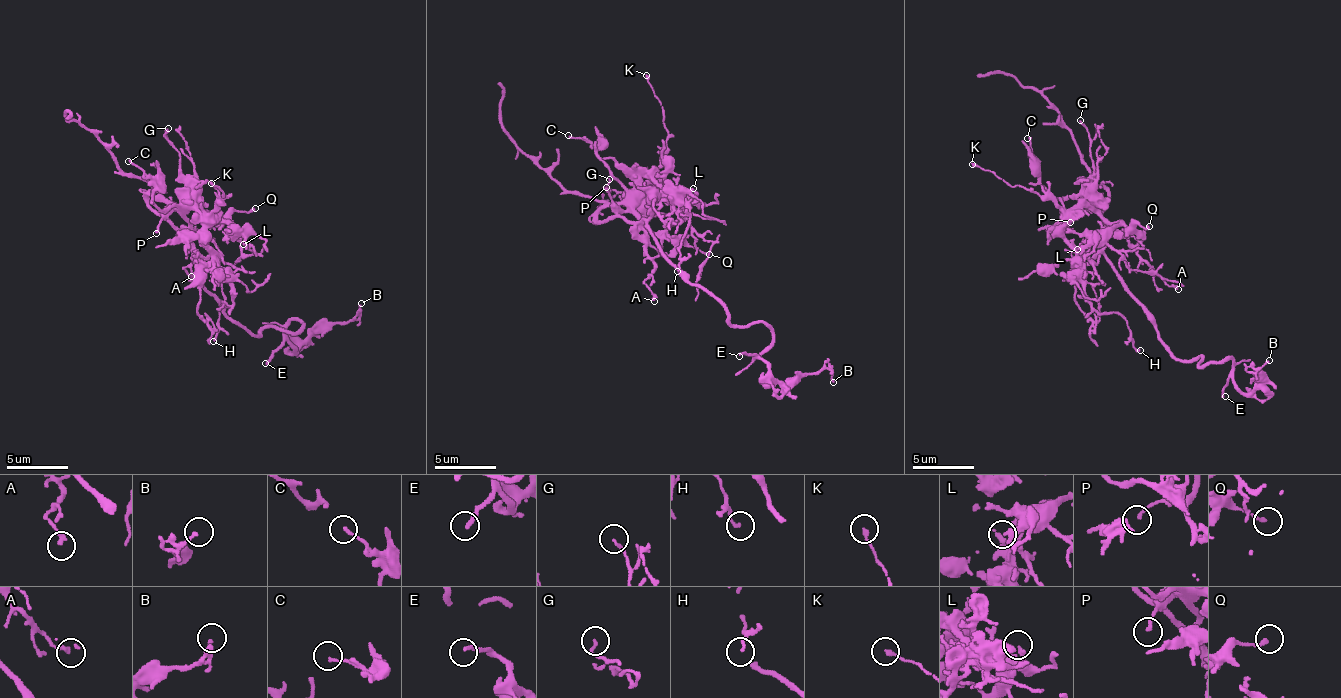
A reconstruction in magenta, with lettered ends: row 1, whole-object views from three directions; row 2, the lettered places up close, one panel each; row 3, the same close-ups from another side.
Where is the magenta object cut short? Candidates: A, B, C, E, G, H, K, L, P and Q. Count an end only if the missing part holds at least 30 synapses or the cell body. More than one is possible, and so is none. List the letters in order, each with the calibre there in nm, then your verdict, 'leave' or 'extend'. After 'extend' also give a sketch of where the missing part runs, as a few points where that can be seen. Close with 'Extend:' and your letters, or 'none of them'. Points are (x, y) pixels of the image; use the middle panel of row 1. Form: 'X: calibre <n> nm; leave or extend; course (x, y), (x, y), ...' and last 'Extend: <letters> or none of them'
A: calibre 190 nm; leave
B: calibre 140 nm; leave
C: calibre 130 nm; leave
E: calibre 190 nm; leave
G: calibre 130 nm; leave
H: calibre 140 nm; leave
K: calibre 160 nm; leave
L: calibre 260 nm; leave
P: calibre 160 nm; leave
Q: calibre 170 nm; leave
Extend: none of them

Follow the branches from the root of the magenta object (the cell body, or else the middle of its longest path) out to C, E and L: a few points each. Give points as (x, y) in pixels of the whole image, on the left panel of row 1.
C: (204, 284), (191, 252), (191, 222), (174, 205), (164, 212), (152, 202), (152, 181), (128, 161)
E: (204, 284), (221, 308), (253, 334), (264, 327), (298, 330), (302, 324), (289, 322), (286, 340), (265, 363)
L: (204, 284), (191, 252), (190, 236), (199, 219), (225, 221), (245, 240), (243, 244)

